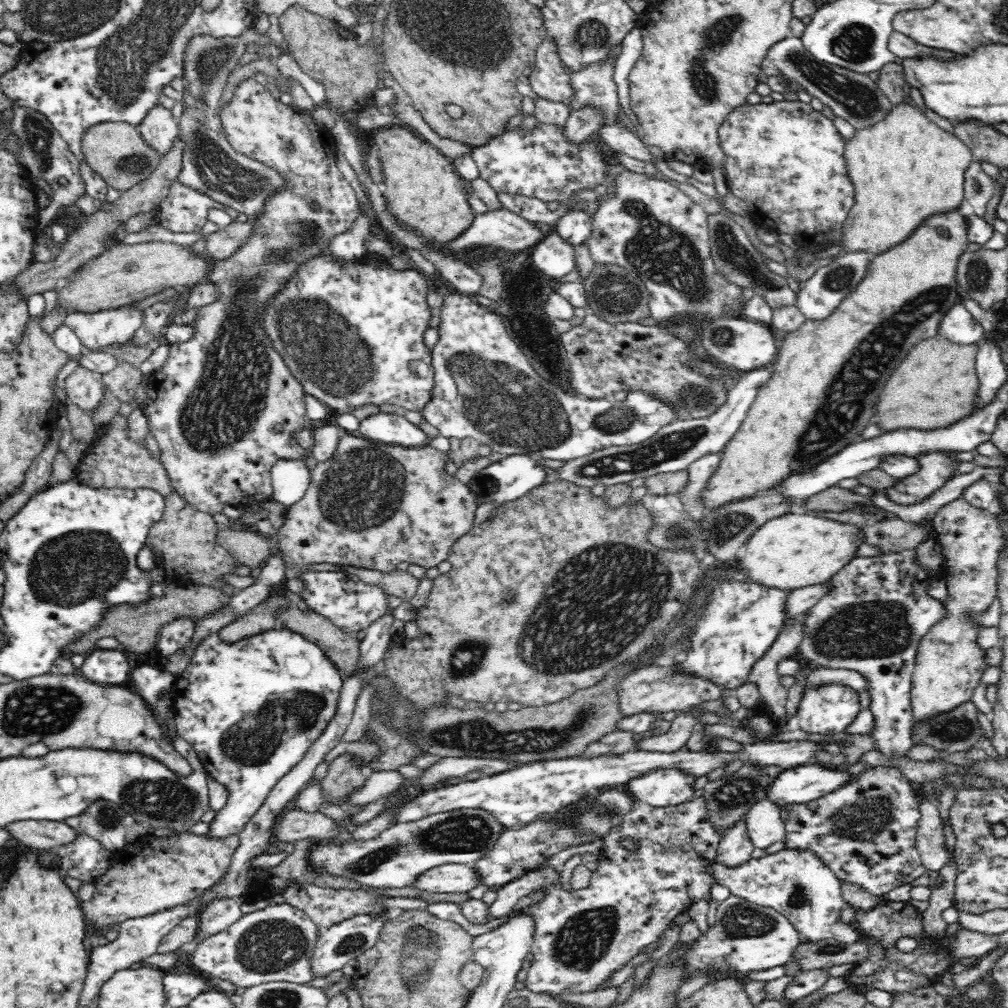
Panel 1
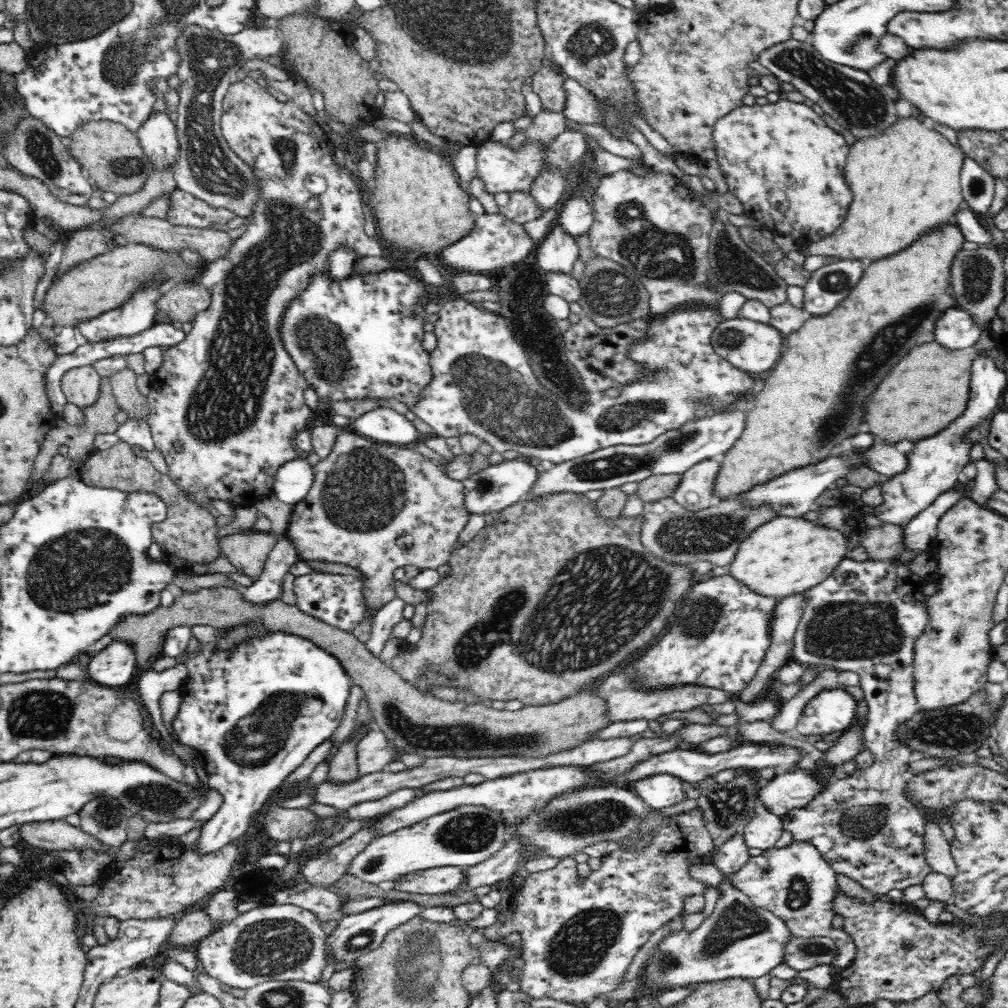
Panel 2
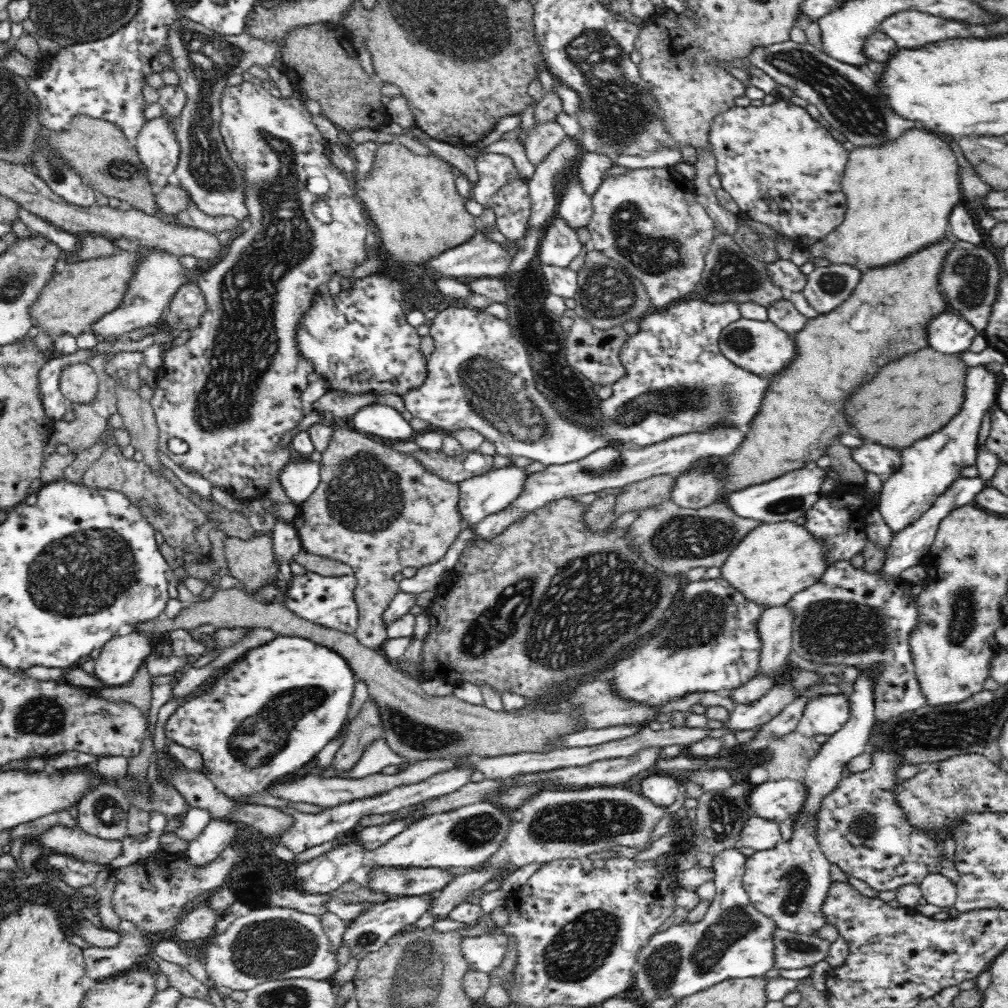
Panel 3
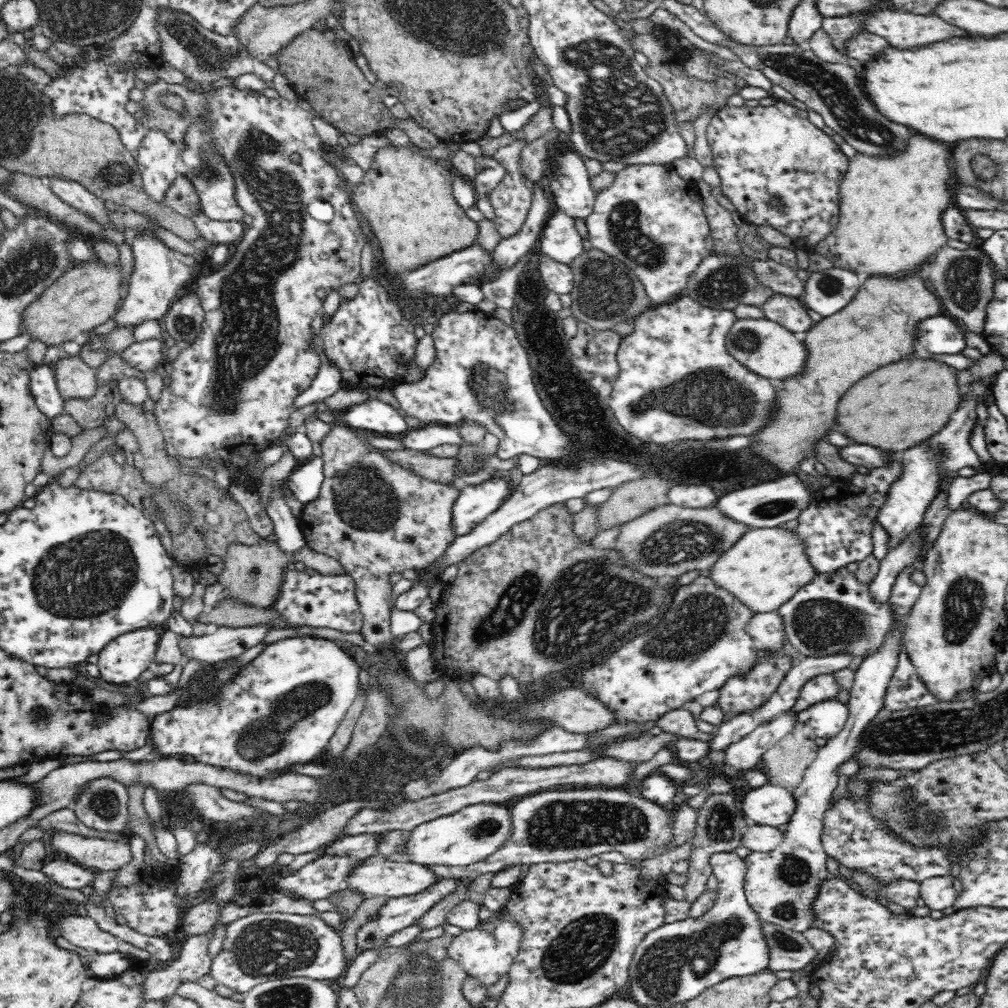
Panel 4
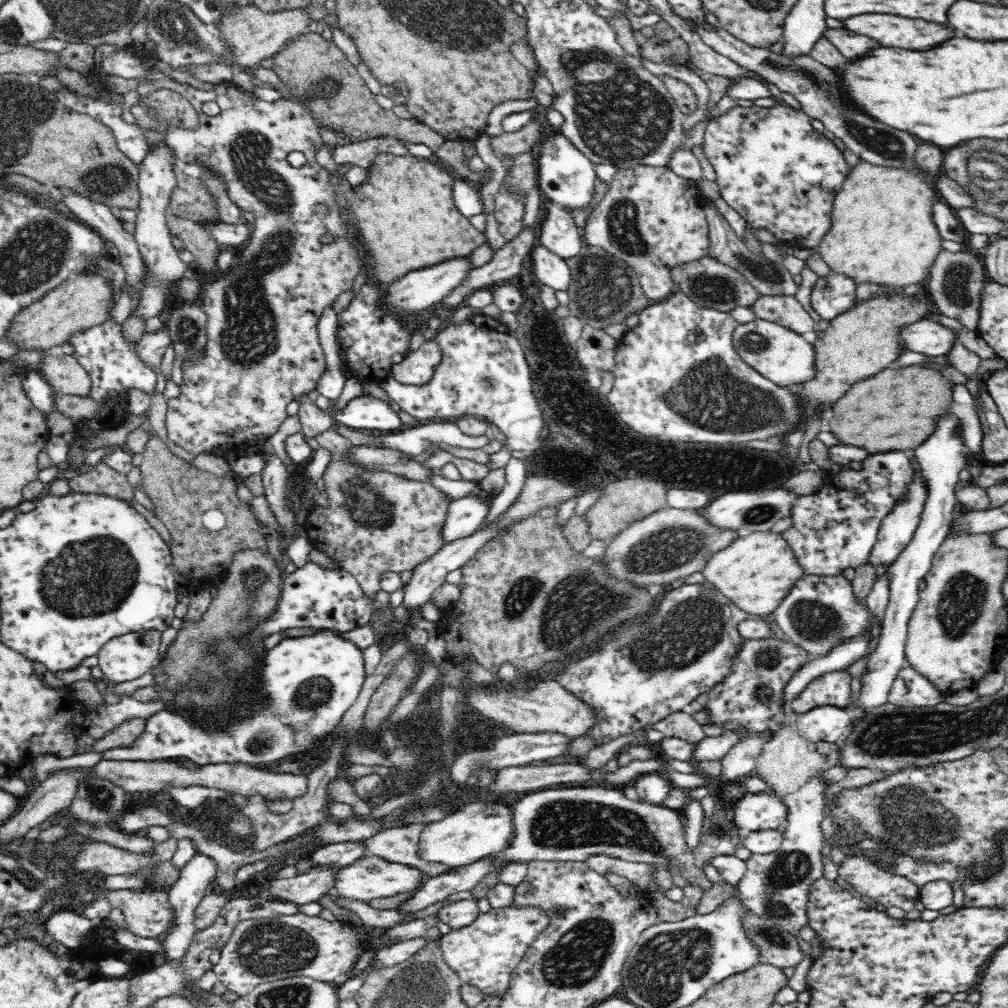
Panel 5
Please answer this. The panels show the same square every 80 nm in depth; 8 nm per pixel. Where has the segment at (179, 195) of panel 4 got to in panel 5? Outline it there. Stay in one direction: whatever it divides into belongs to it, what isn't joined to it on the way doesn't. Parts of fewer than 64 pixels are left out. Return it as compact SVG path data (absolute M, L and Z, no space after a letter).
M175 164L173 172L177 184L171 194L170 213L202 226L222 223L215 196L205 187L201 179L186 176Z

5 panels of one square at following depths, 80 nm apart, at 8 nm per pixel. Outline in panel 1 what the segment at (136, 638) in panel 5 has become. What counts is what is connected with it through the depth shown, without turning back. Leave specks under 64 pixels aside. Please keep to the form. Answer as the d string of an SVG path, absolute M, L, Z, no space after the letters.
M116 646L109 650L91 650L79 672L89 681L102 685L121 685L131 678L134 660Z

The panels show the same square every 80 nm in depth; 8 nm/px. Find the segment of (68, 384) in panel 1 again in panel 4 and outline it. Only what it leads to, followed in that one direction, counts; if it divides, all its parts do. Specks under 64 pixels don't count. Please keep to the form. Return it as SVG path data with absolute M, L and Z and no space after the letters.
M79 356L64 357L51 363L58 392L65 398L87 399L96 393L94 369Z

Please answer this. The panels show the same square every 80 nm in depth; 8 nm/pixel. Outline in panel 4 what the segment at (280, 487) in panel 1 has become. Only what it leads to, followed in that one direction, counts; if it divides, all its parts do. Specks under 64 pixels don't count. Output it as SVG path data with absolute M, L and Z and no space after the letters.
M312 456L288 477L288 492L304 505L318 500L321 484L325 479L322 456Z

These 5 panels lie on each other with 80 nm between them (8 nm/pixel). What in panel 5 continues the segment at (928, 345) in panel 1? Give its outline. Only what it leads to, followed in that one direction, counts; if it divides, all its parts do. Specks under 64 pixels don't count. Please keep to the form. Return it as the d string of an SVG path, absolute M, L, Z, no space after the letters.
M921 365L898 370L885 368L872 378L856 382L844 398L834 404L829 430L838 438L838 444L858 446L870 455L890 450L910 452L934 432L934 420L951 410L950 402L952 383L938 370Z

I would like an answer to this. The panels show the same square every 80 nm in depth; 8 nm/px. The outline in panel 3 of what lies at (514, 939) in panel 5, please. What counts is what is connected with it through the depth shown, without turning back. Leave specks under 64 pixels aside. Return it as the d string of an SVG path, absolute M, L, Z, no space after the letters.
M497 925L488 928L482 935L462 937L460 951L468 961L468 970L484 972L489 977L508 954L512 937L512 934L503 931L503 926Z

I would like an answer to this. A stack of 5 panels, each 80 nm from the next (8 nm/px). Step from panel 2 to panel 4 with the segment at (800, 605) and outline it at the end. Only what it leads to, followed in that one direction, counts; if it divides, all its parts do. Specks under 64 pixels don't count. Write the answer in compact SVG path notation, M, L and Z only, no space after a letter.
M778 611L755 613L748 624L744 626L744 631L758 643L759 649L766 653L776 653L784 646L784 625L783 618L778 615Z

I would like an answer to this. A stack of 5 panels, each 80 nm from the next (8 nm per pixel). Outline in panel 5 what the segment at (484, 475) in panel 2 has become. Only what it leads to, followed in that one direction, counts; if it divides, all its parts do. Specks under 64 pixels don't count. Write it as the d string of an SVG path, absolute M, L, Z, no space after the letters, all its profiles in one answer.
M466 496L449 503L446 521L443 524L443 542L472 536L478 531L488 515L489 508L474 496Z

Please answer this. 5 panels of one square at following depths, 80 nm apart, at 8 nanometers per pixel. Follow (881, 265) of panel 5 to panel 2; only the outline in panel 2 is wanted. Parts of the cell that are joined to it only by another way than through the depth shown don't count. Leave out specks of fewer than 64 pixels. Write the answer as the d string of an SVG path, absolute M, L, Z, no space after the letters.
M910 116L910 118L900 118L894 126L891 126L880 136L857 140L852 146L849 146L849 151L848 160L845 165L844 180L846 181L848 188L850 188L850 191L852 191L853 201L850 203L844 222L834 232L832 232L832 234L824 236L824 238L821 238L818 242L803 246L802 252L806 257L816 255L825 256L830 258L831 261L840 259L856 259L857 261L861 261L863 258L869 258L871 262L874 262L878 259L883 259L895 255L897 252L903 251L930 231L935 231L940 227L952 224L953 217L958 211L960 202L965 200L962 195L963 192L960 182L960 170L963 166L963 161L965 160L965 153L962 149L957 148L954 144L948 142L942 134L938 134L936 130L926 128L926 126L924 126L924 124L920 124L916 118L912 118L912 116Z

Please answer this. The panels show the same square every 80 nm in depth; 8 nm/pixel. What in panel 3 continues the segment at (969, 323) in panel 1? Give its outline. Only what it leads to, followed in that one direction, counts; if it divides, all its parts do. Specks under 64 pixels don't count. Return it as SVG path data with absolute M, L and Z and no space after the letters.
M946 311L926 324L927 346L942 354L968 351L978 332L958 313Z

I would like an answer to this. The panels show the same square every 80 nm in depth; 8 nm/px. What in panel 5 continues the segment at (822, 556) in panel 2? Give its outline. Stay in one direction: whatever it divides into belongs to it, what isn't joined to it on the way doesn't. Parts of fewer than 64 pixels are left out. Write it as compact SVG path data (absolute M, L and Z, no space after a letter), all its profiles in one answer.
M769 531L738 536L727 548L712 554L701 573L738 608L758 616L774 612L790 588L804 576L787 541L781 534Z

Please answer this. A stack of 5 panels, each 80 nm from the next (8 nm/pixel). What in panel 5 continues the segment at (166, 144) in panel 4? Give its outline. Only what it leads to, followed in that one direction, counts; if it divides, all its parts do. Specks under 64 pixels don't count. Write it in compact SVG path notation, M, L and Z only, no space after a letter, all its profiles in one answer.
M160 145L155 151L149 150L148 158L140 166L138 207L135 216L135 228L132 230L138 243L142 258L147 268L147 279L141 288L140 307L134 316L142 315L144 318L152 316L165 316L169 299L173 298L170 287L174 280L180 280L182 276L191 274L191 265L180 260L179 249L172 244L172 234L168 228L168 214L170 213L170 199L176 178L173 172L175 154L168 145Z

